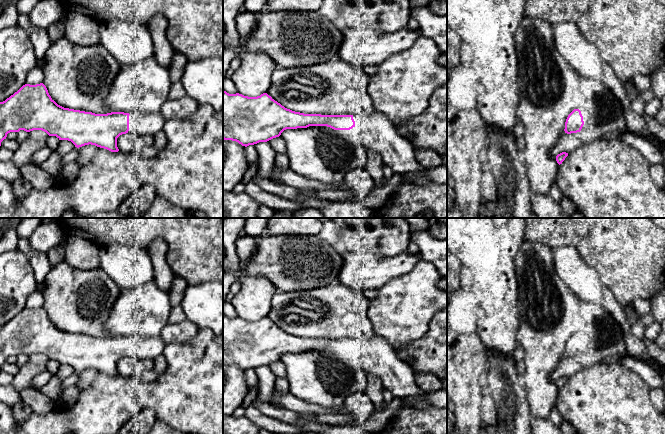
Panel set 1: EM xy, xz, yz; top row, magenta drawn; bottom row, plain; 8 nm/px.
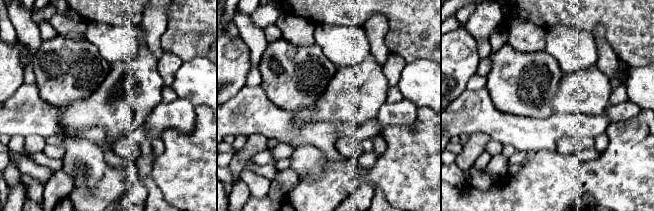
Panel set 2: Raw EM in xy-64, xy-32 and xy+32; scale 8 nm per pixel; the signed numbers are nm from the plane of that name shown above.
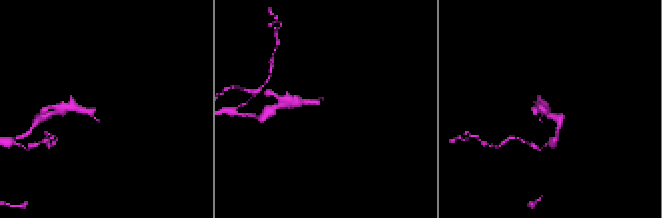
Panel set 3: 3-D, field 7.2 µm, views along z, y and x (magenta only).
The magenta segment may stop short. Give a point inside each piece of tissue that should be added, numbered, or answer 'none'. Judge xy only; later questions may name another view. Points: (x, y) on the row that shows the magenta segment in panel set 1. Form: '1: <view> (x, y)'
1: xy (140, 124)

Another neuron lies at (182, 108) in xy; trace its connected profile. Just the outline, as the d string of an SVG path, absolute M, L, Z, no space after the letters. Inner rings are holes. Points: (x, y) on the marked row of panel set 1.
M185 95L182 98L170 100L167 99L161 109L160 113L168 120L183 120L191 117L198 109L199 103Z

